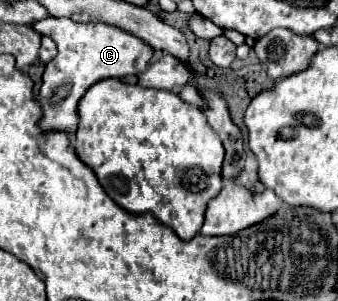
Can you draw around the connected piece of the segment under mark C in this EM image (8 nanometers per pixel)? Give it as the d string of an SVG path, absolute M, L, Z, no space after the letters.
M41 19L33 23L33 29L41 35L49 35L57 43L57 57L45 65L43 85L39 103L43 115L39 119L39 129L43 133L67 133L75 135L77 129L77 103L83 93L97 81L107 77L139 75L147 69L153 49L139 37L111 27L105 23L77 23L71 19Z

